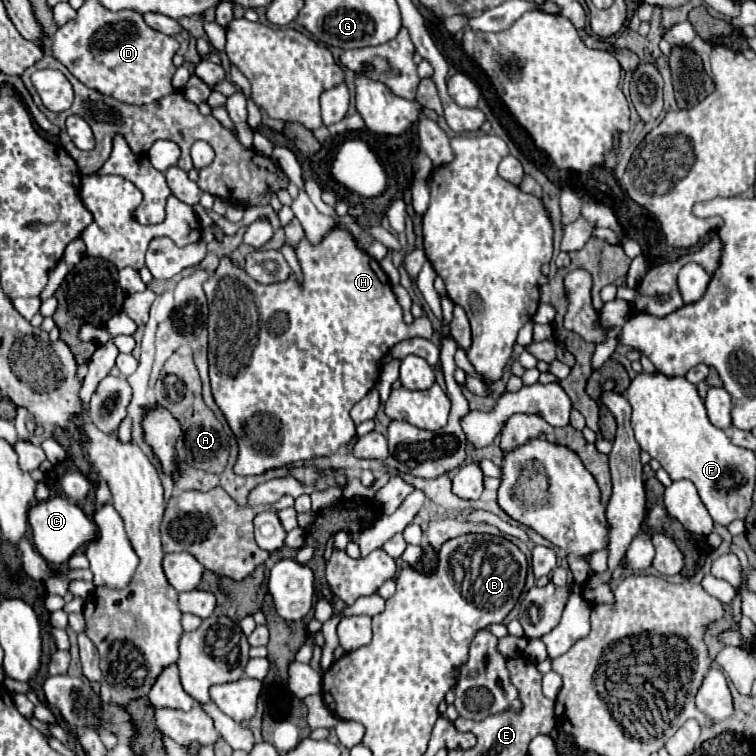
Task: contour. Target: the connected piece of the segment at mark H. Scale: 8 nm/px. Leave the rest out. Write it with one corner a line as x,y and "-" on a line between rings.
334,227
318,245
302,239
296,257
304,273
302,285
296,283
294,275
278,285
258,285
244,269
234,267
228,257
220,259
216,273
204,283
210,307
210,385
216,405
236,435
236,475
262,475
294,461
334,455
356,435
350,409
376,385
382,357
404,339
432,339
428,317
420,317
412,325
404,323
388,275
378,261
356,247
348,231

